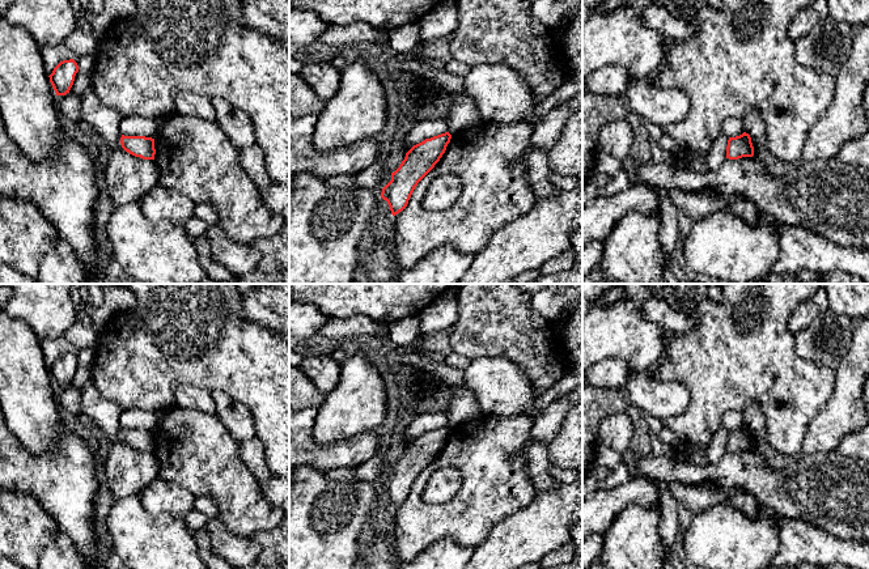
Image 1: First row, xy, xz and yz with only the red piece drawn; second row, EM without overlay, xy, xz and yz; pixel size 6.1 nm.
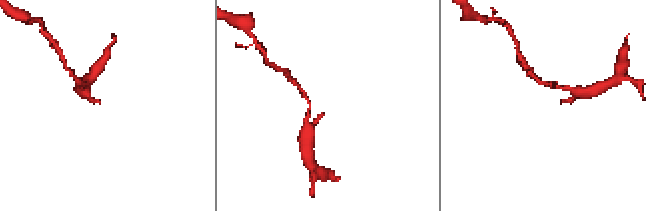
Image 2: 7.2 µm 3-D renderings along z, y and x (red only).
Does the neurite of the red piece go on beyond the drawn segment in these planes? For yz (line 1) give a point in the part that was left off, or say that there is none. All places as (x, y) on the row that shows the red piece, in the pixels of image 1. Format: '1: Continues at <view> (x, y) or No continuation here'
1: No continuation here

